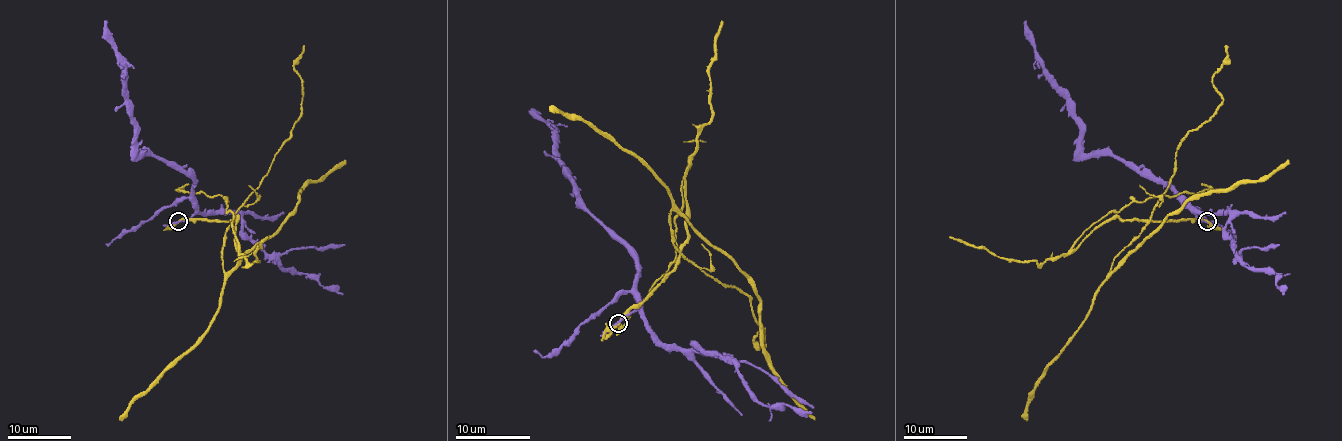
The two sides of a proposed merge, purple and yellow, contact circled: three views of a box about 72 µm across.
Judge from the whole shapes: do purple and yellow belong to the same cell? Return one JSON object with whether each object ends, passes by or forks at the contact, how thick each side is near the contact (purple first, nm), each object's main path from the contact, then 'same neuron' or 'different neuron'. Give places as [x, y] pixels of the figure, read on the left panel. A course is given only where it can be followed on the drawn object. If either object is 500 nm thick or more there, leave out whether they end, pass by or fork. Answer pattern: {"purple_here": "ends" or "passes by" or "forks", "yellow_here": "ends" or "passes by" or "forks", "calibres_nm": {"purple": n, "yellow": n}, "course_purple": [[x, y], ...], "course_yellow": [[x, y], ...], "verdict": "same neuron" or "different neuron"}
{"purple_here": "passes by", "yellow_here": "passes by", "calibres_nm": {"purple": 240, "yellow": 240}, "course_purple": [[178, 221], [194, 213], [194, 181], [150, 154], [135, 151], [135, 121], [126, 89], [126, 69], [105, 21]], "course_yellow": [[178, 221], [229, 221], [223, 253], [227, 272], [291, 215], [310, 181], [323, 180], [345, 161]], "verdict": "different neuron"}

